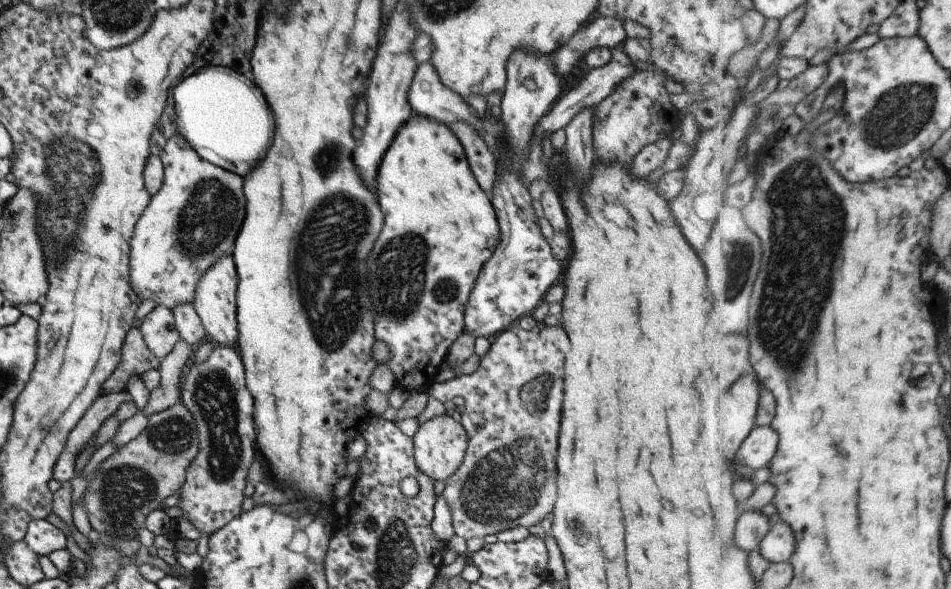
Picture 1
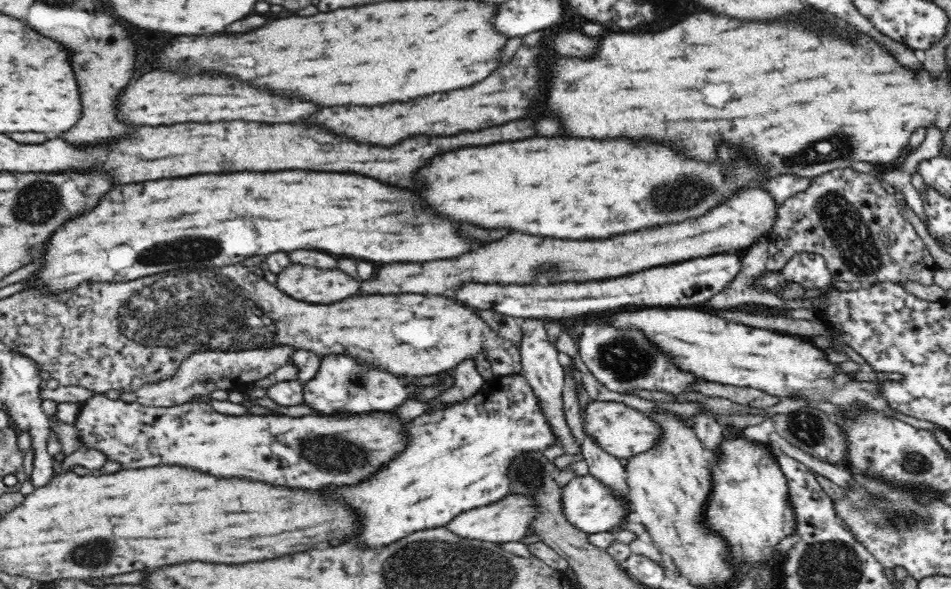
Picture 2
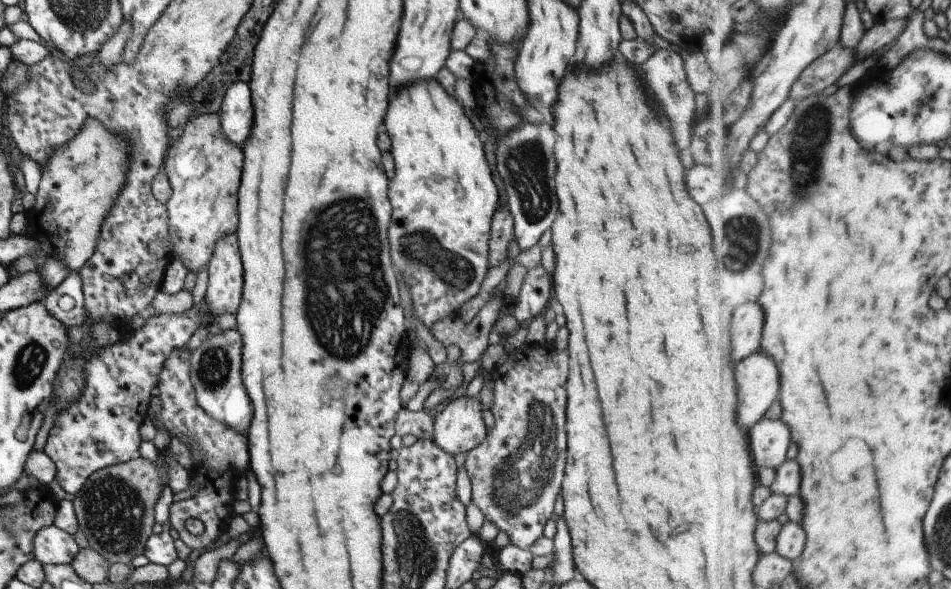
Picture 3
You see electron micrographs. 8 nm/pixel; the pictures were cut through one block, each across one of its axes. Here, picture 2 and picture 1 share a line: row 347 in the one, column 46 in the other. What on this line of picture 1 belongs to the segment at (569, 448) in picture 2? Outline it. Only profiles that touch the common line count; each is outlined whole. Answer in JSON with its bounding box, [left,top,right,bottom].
[23,519,65,555]

